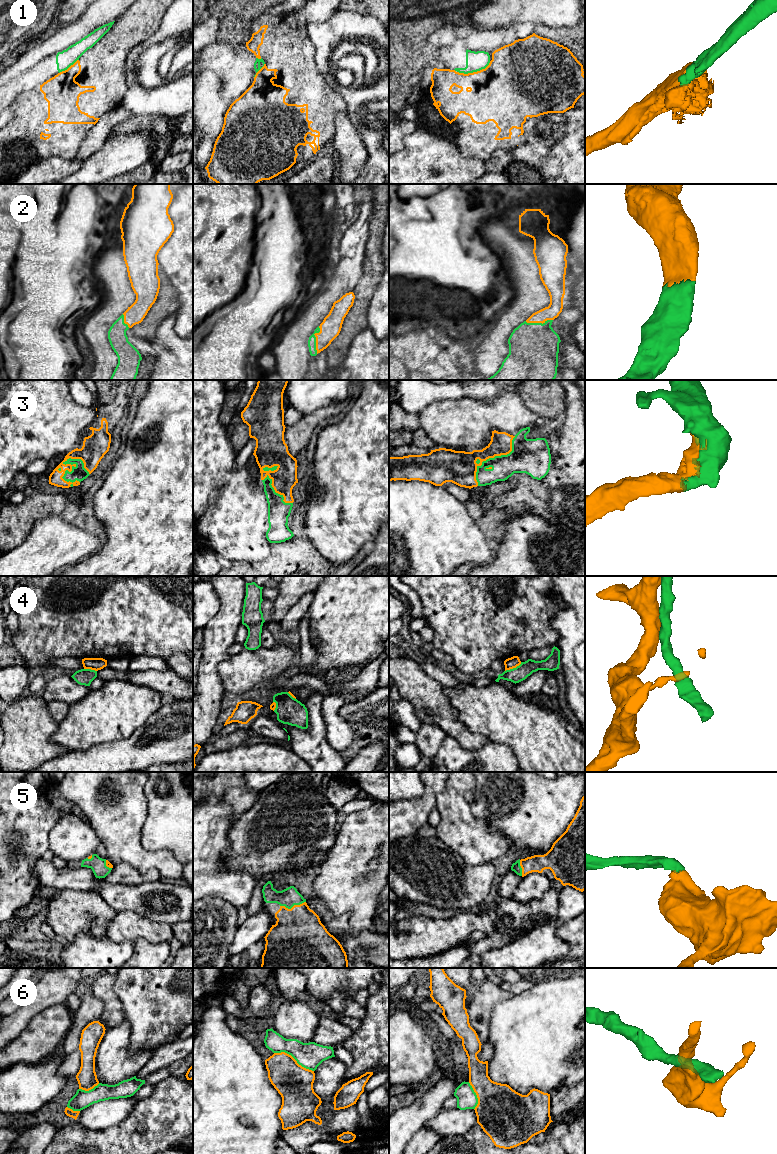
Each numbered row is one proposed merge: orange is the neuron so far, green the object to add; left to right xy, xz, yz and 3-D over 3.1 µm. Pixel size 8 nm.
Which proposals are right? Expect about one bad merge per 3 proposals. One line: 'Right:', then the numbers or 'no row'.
Right: 2, 3, 5

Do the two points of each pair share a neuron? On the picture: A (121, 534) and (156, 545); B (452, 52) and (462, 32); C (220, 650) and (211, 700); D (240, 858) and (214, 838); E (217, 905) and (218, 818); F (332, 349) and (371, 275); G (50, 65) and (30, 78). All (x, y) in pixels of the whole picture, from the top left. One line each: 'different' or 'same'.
A: same
B: same
C: same
D: different
E: different
F: same
G: same

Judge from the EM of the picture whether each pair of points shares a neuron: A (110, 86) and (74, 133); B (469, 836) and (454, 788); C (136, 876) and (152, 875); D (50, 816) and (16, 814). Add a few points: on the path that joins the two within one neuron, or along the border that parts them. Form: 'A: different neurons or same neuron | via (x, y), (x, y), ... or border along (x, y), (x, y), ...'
A: same neuron | via (98, 98), (75, 121)
B: same neuron | via (457, 824), (454, 800)
C: same neuron | via (140, 877), (148, 876)
D: same neuron | via (42, 814), (24, 814)

